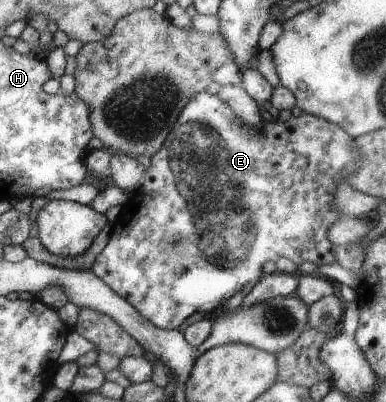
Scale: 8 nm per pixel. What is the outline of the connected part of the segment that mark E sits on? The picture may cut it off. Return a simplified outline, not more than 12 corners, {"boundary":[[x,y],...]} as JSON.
{"boundary":[[192,94],[91,272],[178,330],[333,264],[354,139]]}

